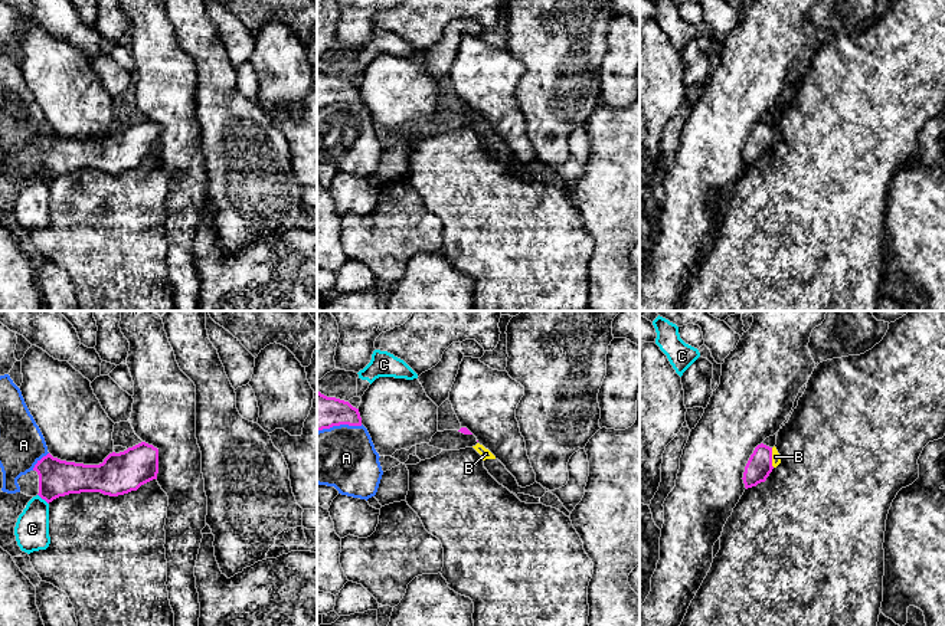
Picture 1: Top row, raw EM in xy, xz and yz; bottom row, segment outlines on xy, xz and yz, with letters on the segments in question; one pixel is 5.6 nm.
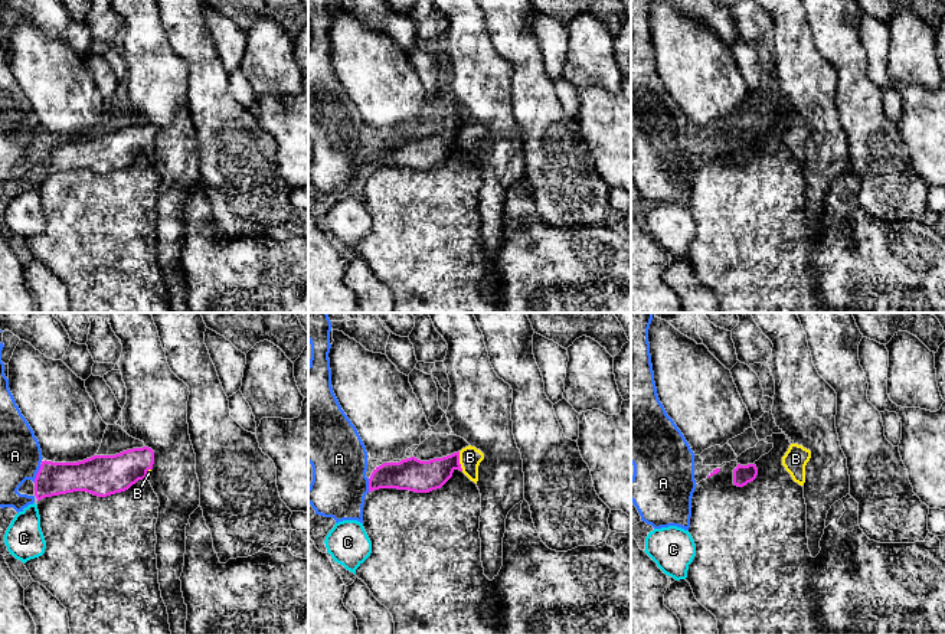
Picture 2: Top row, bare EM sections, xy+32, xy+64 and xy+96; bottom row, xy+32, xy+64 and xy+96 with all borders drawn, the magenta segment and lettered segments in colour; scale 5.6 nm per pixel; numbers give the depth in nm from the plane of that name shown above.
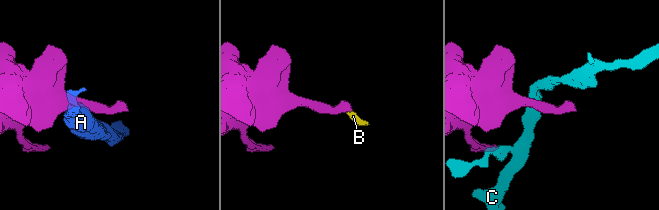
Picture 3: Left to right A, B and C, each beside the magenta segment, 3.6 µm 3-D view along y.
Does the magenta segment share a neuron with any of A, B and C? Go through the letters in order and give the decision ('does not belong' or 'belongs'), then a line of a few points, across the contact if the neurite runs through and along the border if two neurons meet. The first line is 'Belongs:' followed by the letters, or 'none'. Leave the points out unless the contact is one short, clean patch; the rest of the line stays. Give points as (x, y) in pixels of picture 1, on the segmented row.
Belongs: B
A: does not belong
B: belongs | yz (759, 465), (771, 458), (775, 456)
C: does not belong | xy (38, 494), (48, 504)

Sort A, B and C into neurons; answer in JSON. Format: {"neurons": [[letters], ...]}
{"neurons": [["A"], ["B"], ["C"]]}

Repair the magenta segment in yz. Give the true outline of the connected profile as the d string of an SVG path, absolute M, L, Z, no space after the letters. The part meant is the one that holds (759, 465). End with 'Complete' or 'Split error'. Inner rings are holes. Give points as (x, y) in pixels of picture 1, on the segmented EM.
M763 443L758 445L751 455L745 472L743 484L745 488L756 486L761 482L765 482L774 468L781 463L781 455L776 448L769 448Z. Split error

